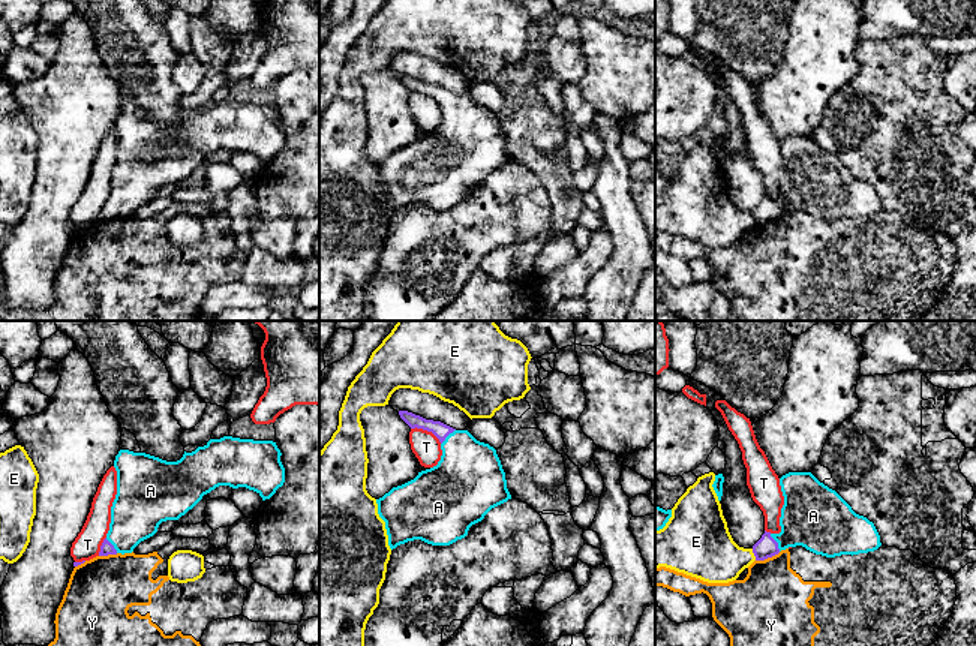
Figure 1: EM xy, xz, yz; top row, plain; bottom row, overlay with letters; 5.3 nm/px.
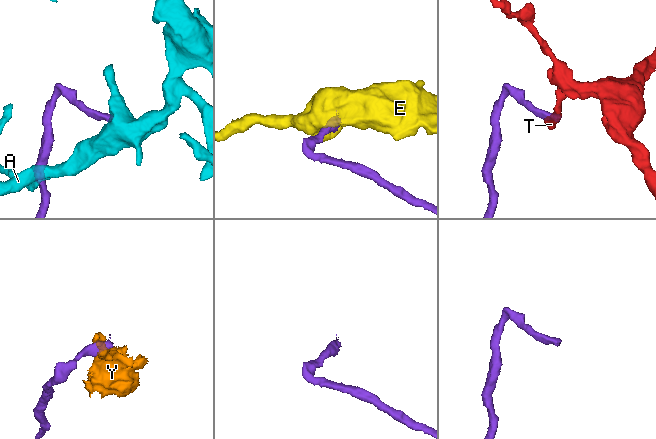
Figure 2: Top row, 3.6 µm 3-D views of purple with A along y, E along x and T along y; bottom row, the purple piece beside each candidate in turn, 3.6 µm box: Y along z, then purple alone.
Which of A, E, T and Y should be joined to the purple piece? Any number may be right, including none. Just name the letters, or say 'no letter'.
A

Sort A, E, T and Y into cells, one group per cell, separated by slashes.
A / E / T / Y

